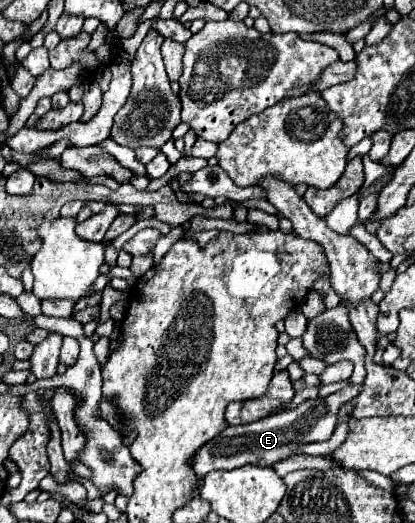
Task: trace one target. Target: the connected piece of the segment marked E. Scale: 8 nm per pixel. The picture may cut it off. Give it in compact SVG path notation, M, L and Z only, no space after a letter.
M347 386L323 400L309 400L301 404L301 408L295 408L293 412L283 412L275 416L267 416L265 420L257 420L243 426L227 426L221 434L217 434L213 440L205 442L195 456L191 458L191 468L197 476L205 476L211 470L233 470L245 464L259 464L259 466L273 466L275 462L295 454L295 448L299 444L319 442L327 440L335 430L335 420L339 406L355 396L363 386Z

